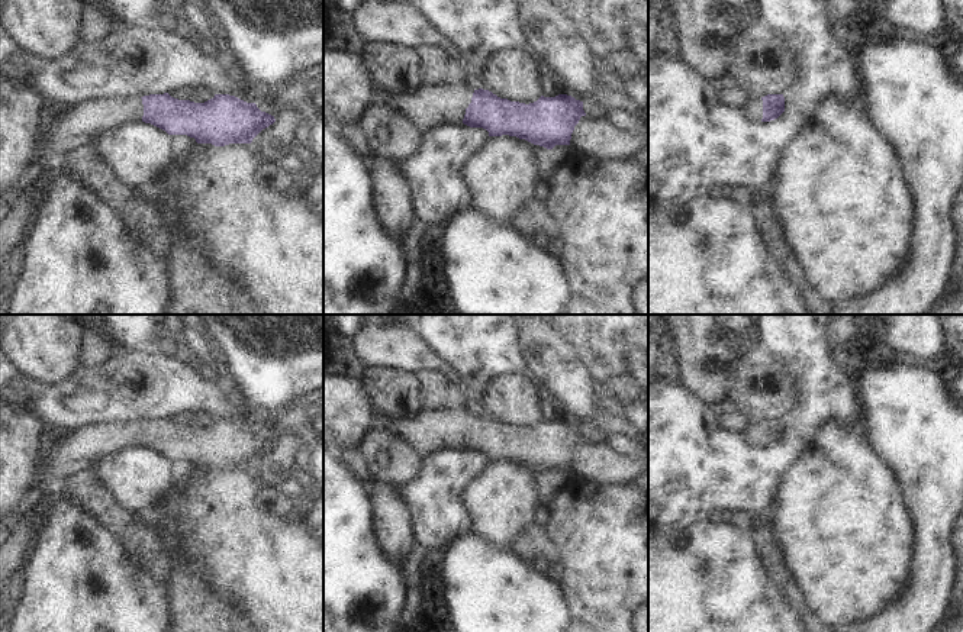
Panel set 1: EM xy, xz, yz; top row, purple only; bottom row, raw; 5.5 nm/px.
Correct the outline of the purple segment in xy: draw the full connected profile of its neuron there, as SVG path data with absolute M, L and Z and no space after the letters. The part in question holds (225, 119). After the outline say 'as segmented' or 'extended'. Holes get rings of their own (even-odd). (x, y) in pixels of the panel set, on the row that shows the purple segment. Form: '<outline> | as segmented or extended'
M168 93L86 100L77 106L62 106L52 122L41 126L35 161L41 155L73 154L102 133L133 122L151 123L168 135L187 135L197 144L225 146L251 144L276 119L255 103L229 94L215 94L204 103L178 100Z | extended

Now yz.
M767 94L764 97L751 97L745 106L745 116L756 122L770 122L777 119L785 112L783 94Z | extended

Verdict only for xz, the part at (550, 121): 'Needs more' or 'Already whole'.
Needs more.

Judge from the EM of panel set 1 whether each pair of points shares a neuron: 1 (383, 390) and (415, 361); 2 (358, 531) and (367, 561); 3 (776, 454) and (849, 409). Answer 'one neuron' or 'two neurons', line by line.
1: two neurons
2: one neuron
3: one neuron

